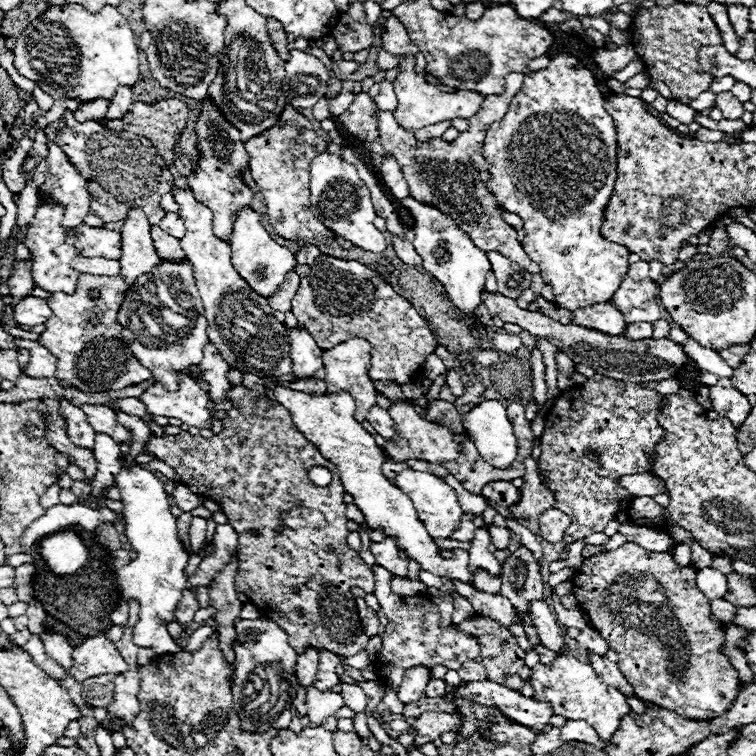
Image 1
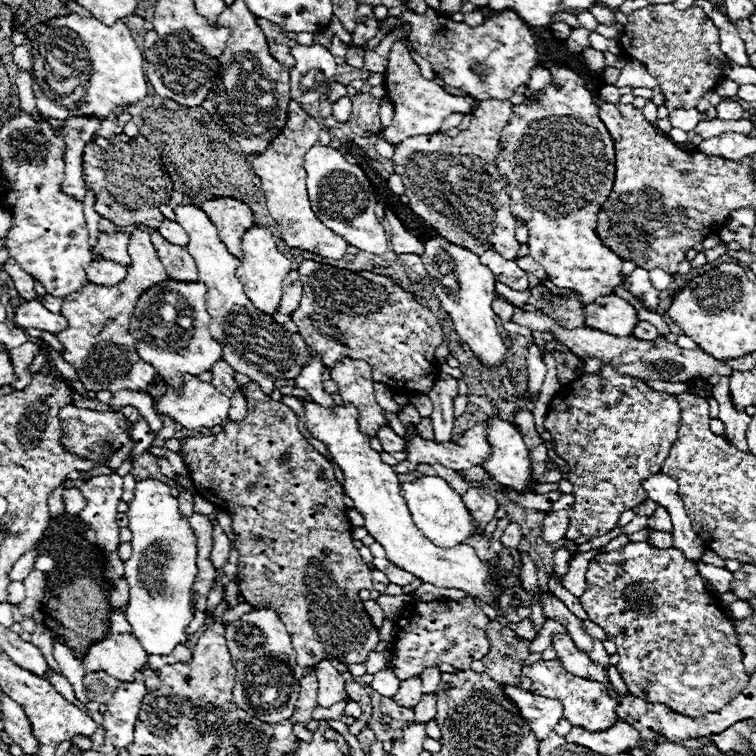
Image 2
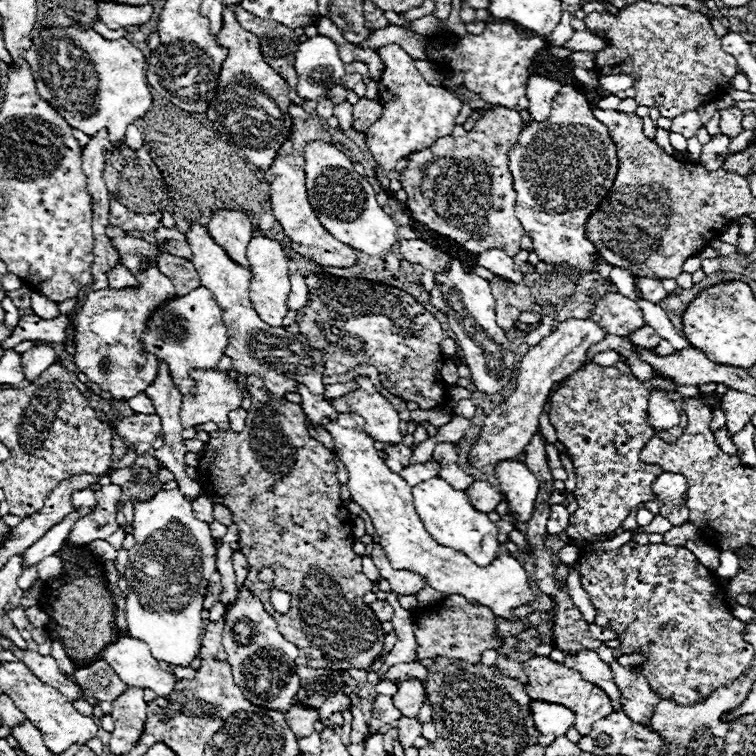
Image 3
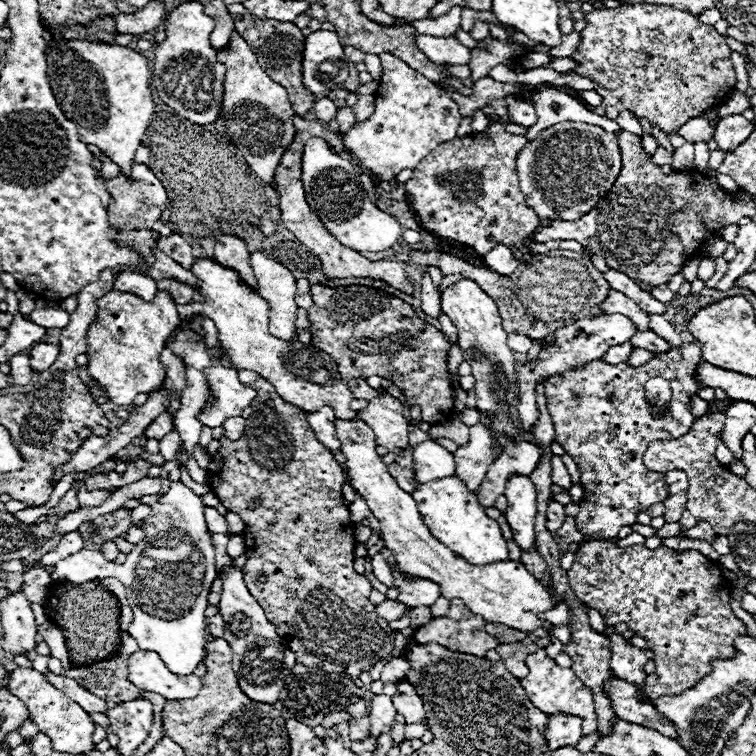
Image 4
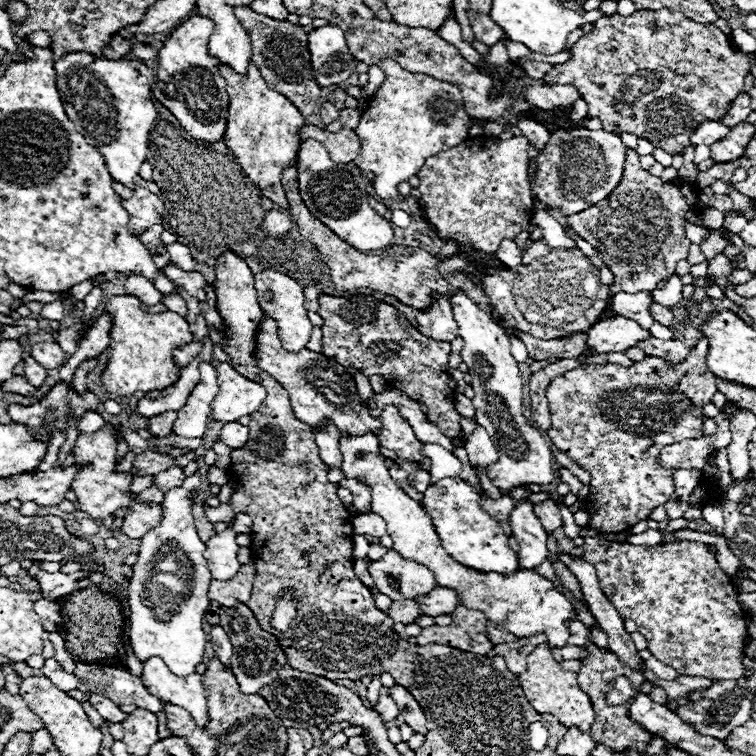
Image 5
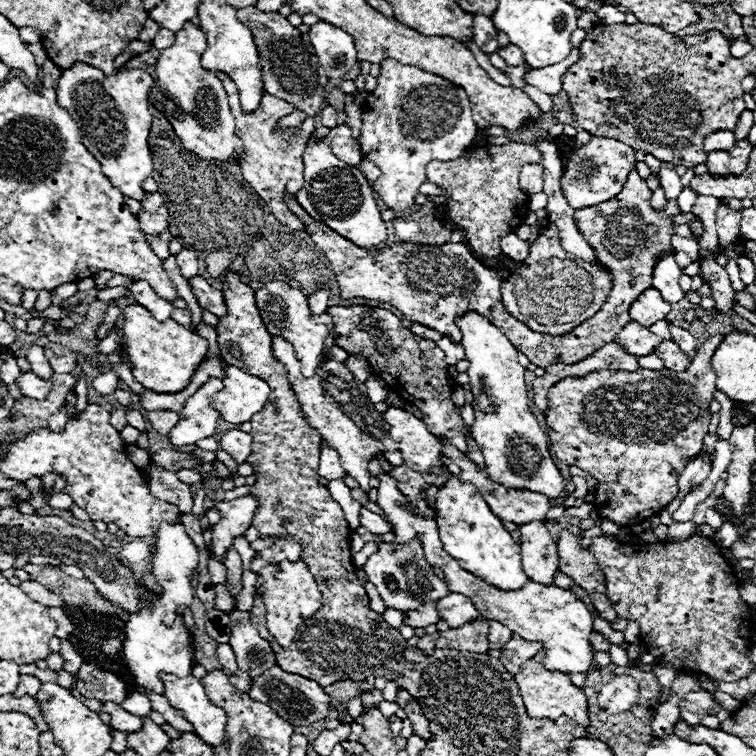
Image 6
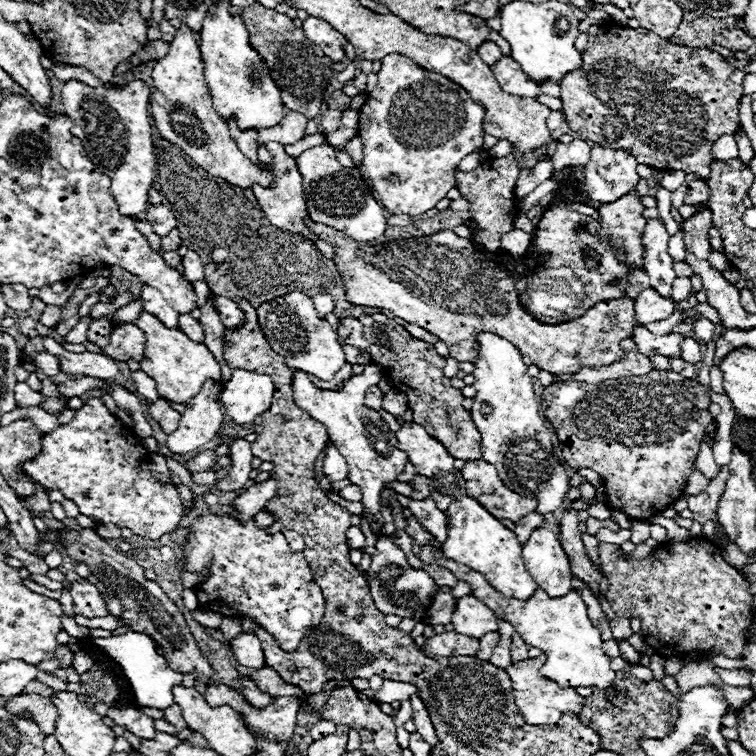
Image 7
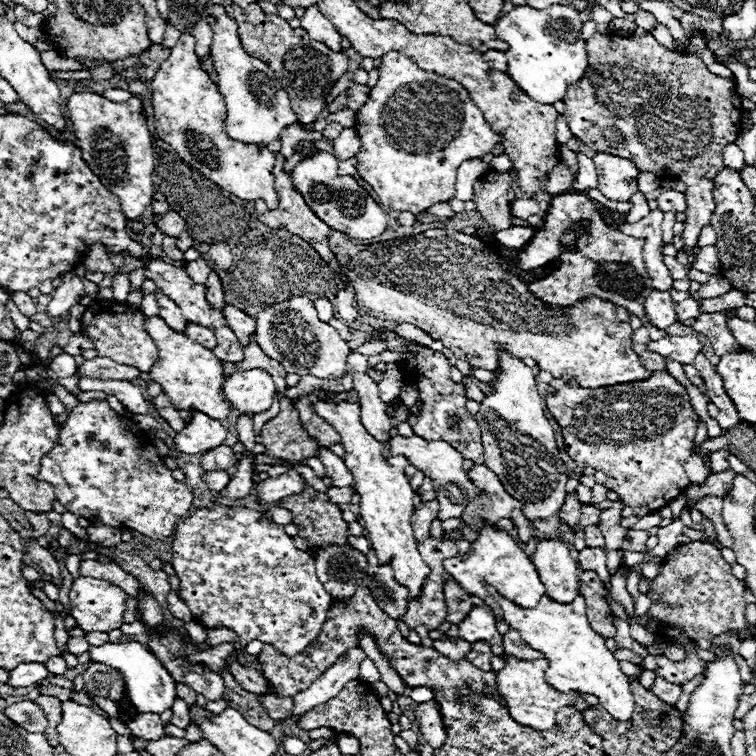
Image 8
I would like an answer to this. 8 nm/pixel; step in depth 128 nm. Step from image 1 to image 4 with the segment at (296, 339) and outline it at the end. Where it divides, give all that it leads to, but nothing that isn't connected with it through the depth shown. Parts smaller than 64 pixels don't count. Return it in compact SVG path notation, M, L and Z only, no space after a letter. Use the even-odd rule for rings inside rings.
M322 406L316 412L308 412L308 424L310 428L316 432L318 440L328 448L328 450L338 450L340 448L340 440L334 436L334 410L328 406Z

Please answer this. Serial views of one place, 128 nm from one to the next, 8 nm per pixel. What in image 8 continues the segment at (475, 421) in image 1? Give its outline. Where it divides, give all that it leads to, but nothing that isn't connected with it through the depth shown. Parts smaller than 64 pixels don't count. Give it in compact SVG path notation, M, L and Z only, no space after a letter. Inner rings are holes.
M540 540L530 560L552 600L568 604L578 596L578 564L564 542Z

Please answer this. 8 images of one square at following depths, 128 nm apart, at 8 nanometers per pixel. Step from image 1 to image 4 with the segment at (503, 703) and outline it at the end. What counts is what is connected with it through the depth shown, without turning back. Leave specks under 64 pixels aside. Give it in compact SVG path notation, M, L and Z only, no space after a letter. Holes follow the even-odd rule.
M556 714L556 716L548 716L548 724L544 730L544 738L546 738L546 746L550 750L556 750L560 746L576 746L576 742L582 736L580 730L582 720L578 716L564 716L564 714Z

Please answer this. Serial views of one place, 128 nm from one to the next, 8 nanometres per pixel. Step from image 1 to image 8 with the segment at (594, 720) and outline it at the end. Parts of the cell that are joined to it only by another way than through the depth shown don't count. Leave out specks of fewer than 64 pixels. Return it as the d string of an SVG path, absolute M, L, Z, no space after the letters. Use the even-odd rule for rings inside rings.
M514 656L506 658L506 666L502 670L496 672L498 676L498 690L504 696L510 716L522 724L522 726L530 726L536 730L548 730L554 726L556 720L556 712L562 706L574 706L576 710L584 710L588 708L586 700L578 696L578 692L558 692L556 688L552 688L550 684L546 684L544 680L544 672L548 667L545 658L538 660L519 660Z

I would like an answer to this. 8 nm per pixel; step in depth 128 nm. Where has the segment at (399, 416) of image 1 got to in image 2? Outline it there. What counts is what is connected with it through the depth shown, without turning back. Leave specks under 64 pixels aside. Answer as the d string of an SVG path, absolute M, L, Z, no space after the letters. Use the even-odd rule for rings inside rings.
M478 422L470 430L466 430L458 440L452 438L448 444L440 444L436 440L424 440L416 434L416 426L406 428L404 450L406 460L414 464L444 464L452 470L472 468L476 464L484 464L490 454L490 446L484 434L484 422Z

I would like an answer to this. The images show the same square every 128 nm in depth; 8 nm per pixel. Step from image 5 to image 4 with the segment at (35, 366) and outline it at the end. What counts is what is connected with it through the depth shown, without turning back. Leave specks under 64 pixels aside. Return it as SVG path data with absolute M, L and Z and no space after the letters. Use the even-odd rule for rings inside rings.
M20 354L20 356L12 356L12 360L8 362L10 364L10 374L8 378L18 384L18 386L26 386L32 382L32 368L30 368L30 358L26 354Z

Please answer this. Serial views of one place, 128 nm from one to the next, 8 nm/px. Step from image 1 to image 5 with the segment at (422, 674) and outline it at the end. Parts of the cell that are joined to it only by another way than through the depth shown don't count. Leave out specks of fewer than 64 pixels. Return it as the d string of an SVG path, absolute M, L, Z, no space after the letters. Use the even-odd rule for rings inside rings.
M396 684L396 686L392 688L390 696L392 696L392 700L398 704L400 714L404 716L404 722L410 724L414 732L426 734L426 732L428 732L428 730L426 730L426 716L424 716L424 712L422 712L420 704L416 702L416 698L408 692L408 688Z

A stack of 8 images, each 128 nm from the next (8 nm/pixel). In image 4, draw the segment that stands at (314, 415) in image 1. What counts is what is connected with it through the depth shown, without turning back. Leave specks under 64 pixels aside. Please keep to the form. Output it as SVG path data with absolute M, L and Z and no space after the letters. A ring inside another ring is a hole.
M336 420L336 438L340 438L340 452L348 462L350 486L368 502L368 508L382 524L384 542L402 572L440 584L440 594L444 598L464 600L472 612L484 616L488 622L500 622L522 632L532 632L540 626L550 630L550 622L540 620L538 614L554 608L552 594L524 568L522 562L500 560L488 566L474 566L462 556L456 556L440 540L430 536L412 494L404 492L388 474L386 464L376 454L374 434L362 420Z

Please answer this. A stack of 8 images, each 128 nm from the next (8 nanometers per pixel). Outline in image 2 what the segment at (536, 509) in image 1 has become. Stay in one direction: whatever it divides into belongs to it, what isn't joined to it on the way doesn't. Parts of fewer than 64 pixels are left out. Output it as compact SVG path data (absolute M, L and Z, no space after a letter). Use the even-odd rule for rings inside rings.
M562 494L556 502L552 502L552 506L546 512L552 512L552 510L570 510L572 504L574 504L574 496L572 494Z

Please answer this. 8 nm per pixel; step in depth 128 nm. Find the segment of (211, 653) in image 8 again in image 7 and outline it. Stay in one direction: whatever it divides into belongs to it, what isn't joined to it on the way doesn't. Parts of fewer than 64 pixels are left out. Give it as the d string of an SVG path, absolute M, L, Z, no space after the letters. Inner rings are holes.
M223 617L220 630L225 641L229 643L242 631L240 617Z

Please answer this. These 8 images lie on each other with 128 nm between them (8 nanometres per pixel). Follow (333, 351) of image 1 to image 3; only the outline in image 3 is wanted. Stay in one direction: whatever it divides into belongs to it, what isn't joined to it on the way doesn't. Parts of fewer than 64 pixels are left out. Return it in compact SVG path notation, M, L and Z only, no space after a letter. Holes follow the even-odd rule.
M356 376L354 382L358 384L358 388L348 392L344 398L350 406L350 412L366 420L364 432L372 436L376 442L402 442L400 418L392 404L378 392L378 388L372 384L368 376Z

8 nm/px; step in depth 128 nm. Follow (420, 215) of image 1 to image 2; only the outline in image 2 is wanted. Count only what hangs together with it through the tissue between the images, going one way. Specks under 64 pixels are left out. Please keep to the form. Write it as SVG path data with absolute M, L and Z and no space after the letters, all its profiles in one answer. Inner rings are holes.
M438 232L430 240L424 240L424 254L420 258L432 280L432 288L440 298L442 308L450 314L454 330L460 334L460 338L484 364L500 364L506 354L506 344L498 334L498 326L494 322L496 314L492 312L496 282L492 270L480 262L478 254L470 252L464 246L452 244Z

